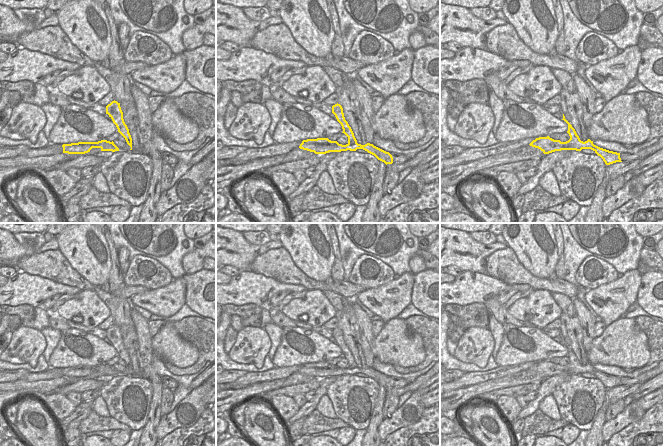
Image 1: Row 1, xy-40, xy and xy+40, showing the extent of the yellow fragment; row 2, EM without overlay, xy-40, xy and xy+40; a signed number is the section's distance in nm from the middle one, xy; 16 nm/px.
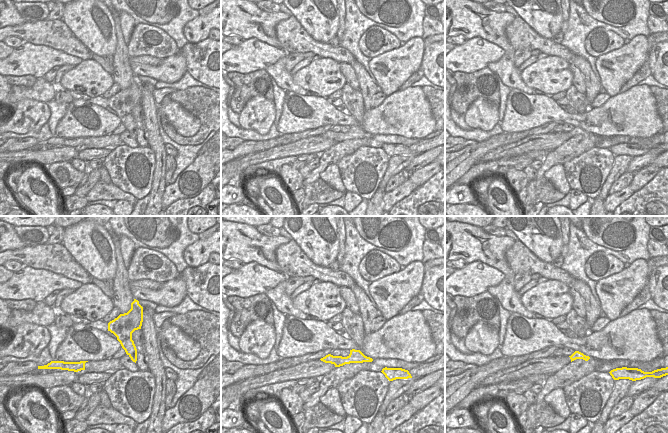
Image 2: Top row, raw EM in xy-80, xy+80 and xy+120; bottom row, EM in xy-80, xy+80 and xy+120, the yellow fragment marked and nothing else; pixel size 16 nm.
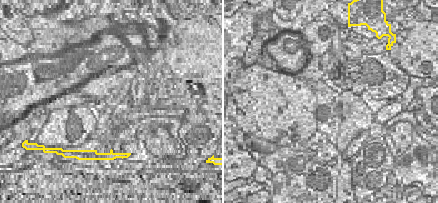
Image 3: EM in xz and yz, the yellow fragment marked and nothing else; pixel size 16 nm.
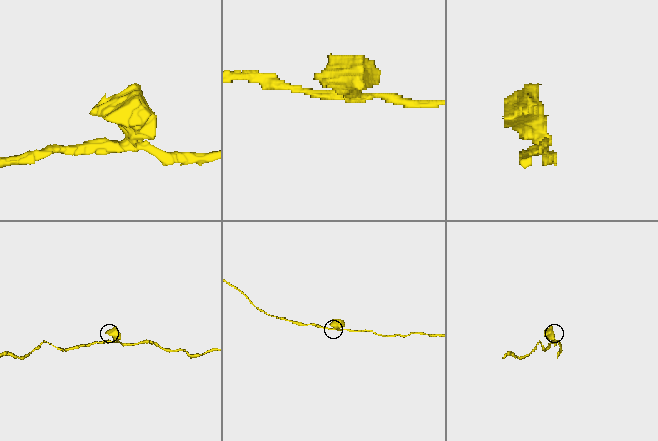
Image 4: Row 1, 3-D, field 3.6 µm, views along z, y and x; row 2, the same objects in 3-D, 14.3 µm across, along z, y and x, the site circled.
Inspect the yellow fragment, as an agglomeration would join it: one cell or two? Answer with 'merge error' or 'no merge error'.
merge error

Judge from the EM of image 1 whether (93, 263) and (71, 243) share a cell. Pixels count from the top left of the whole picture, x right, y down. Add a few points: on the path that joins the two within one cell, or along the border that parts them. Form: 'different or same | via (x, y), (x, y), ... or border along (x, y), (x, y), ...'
same | via (88, 258), (76, 246)

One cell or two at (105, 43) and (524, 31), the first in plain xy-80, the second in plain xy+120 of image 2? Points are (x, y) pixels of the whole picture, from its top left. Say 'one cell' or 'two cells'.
two cells

